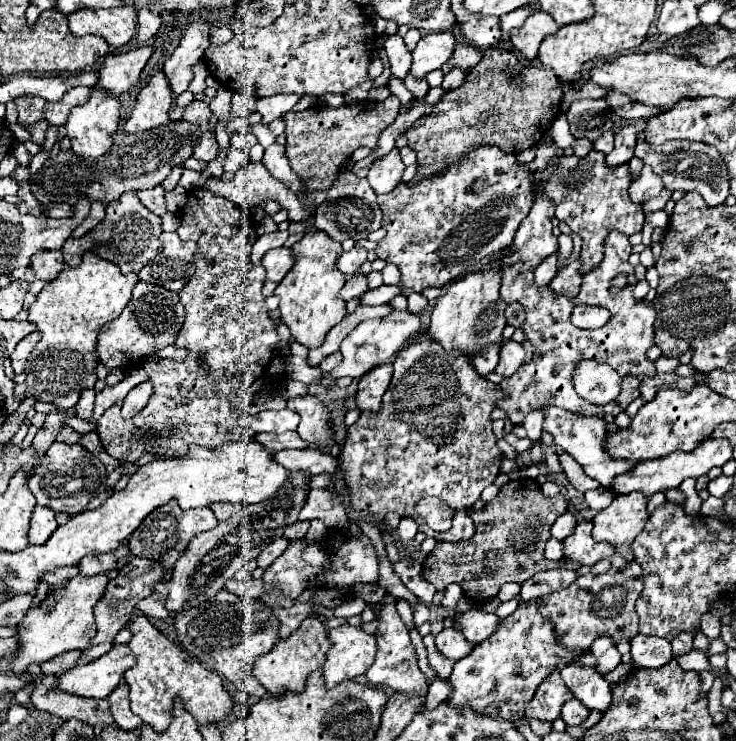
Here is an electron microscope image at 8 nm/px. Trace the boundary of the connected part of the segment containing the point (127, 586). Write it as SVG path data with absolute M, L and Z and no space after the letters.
M132 558L120 572L116 578L112 578L102 594L102 598L98 600L98 604L94 606L94 618L96 618L96 626L98 626L98 632L92 640L92 646L82 650L80 652L80 658L78 658L78 664L88 664L100 656L104 656L106 652L110 652L110 648L114 646L114 636L124 628L128 626L130 622L130 616L134 612L134 606L138 600L150 596L150 586L154 582L158 582L160 578L164 576L164 568L154 562L154 560L144 560L144 558Z

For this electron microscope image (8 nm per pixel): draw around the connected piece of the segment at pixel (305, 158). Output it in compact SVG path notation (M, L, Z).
M388 96L384 102L358 102L358 104L344 104L340 108L328 108L328 106L312 106L304 112L286 112L282 120L286 122L286 156L292 164L292 170L298 172L300 178L306 180L310 190L328 190L334 180L340 174L340 168L344 162L352 156L354 150L360 146L376 148L378 136L396 120L400 112L400 100L396 96Z

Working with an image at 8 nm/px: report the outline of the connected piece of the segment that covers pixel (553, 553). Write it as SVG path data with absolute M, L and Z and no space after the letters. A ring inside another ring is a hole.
M550 538L548 544L546 544L546 554L544 554L548 560L562 560L564 558L564 548L562 548L562 542Z

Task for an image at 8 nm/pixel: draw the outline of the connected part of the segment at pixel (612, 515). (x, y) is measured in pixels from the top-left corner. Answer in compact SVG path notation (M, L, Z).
M630 492L616 496L612 504L596 514L592 536L596 542L608 542L626 560L634 560L630 544L642 532L648 520L646 496L642 492Z

